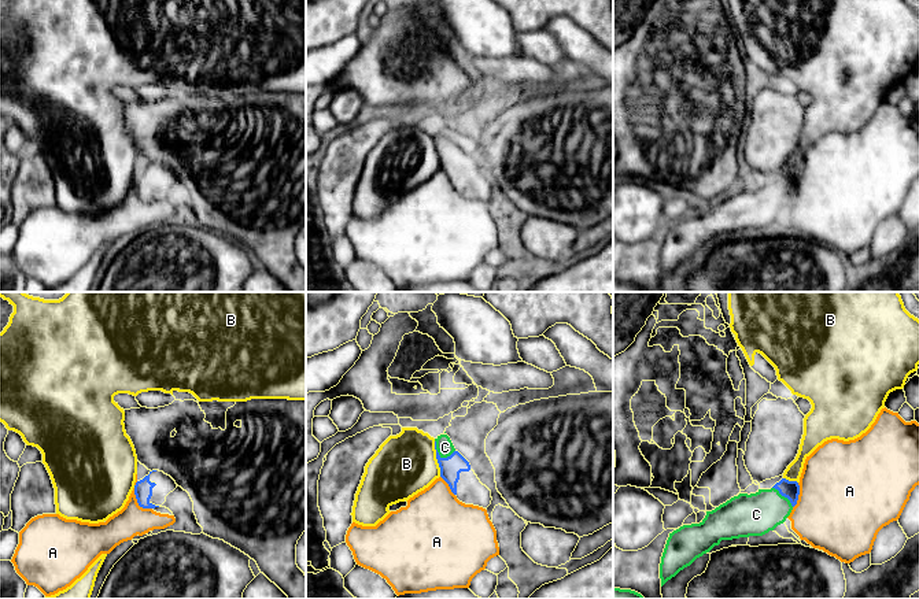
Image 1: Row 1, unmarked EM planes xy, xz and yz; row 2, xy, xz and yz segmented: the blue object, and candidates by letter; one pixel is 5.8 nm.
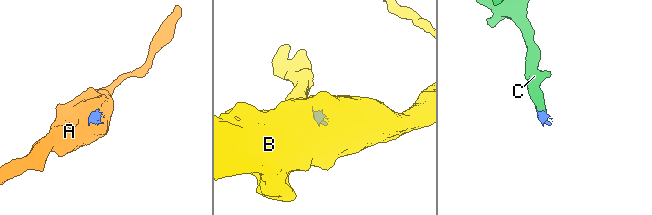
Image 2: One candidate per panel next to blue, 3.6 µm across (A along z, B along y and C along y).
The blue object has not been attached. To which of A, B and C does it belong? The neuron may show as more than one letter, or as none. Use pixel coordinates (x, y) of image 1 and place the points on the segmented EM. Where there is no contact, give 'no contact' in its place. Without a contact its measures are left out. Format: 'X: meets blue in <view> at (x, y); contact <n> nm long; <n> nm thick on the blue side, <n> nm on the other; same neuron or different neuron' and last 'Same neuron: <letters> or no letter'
A: meets blue in xy at (137, 502); contact 170 nm long; 110 nm thick on the blue side, 180 nm on the other; different neuron
B: meets blue in xz at (436, 458); contact 220 nm long; 130 nm thick on the blue side, 360 nm on the other; different neuron
C: meets blue in xz at (439, 455); contact 140 nm long; 130 nm thick on the blue side, 100 nm on the other; same neuron
Same neuron: C

